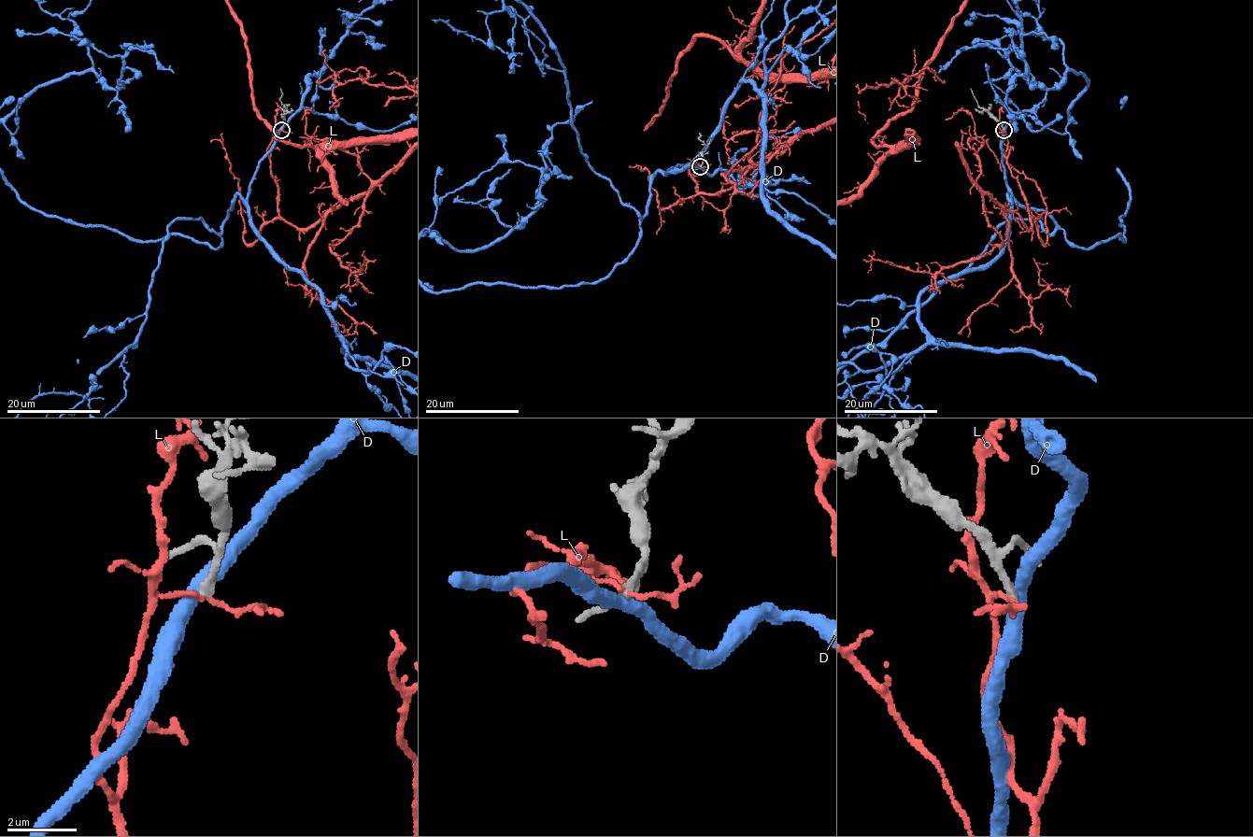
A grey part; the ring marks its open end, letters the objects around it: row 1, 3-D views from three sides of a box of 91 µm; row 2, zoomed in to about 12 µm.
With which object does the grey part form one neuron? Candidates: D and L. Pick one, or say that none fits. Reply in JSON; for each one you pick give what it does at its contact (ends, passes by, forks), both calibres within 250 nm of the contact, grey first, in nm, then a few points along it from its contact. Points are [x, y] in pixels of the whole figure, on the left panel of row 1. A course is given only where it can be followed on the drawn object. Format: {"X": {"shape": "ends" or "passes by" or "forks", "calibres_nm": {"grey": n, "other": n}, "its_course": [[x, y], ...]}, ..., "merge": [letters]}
{"merge": []}

